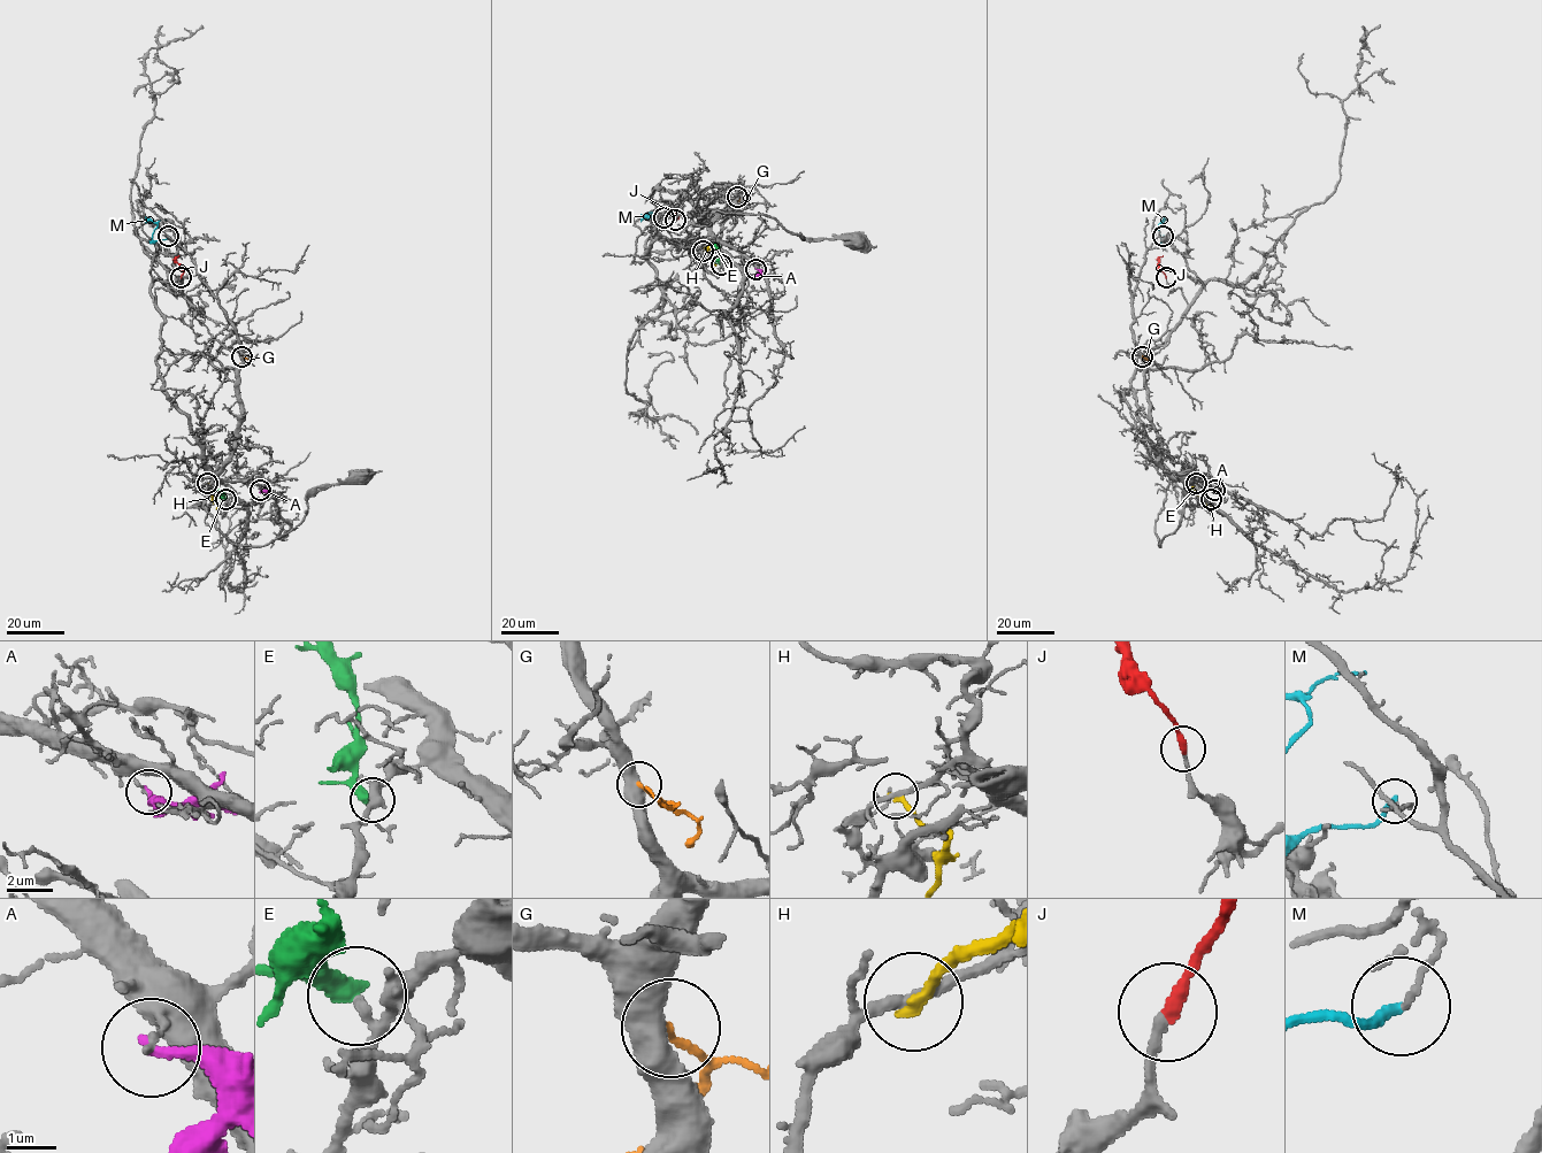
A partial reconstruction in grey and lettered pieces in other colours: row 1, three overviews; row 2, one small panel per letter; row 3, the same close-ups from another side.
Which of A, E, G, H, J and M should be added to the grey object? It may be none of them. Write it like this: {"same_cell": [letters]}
{"same_cell": ["J"]}

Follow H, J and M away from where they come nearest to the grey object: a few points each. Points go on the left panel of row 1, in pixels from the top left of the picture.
H: (207, 483), (213, 487), (212, 500), (219, 508)
J: (179, 277), (183, 269), (177, 262), (178, 255)
M: (168, 236), (153, 240), (158, 224), (146, 220)

